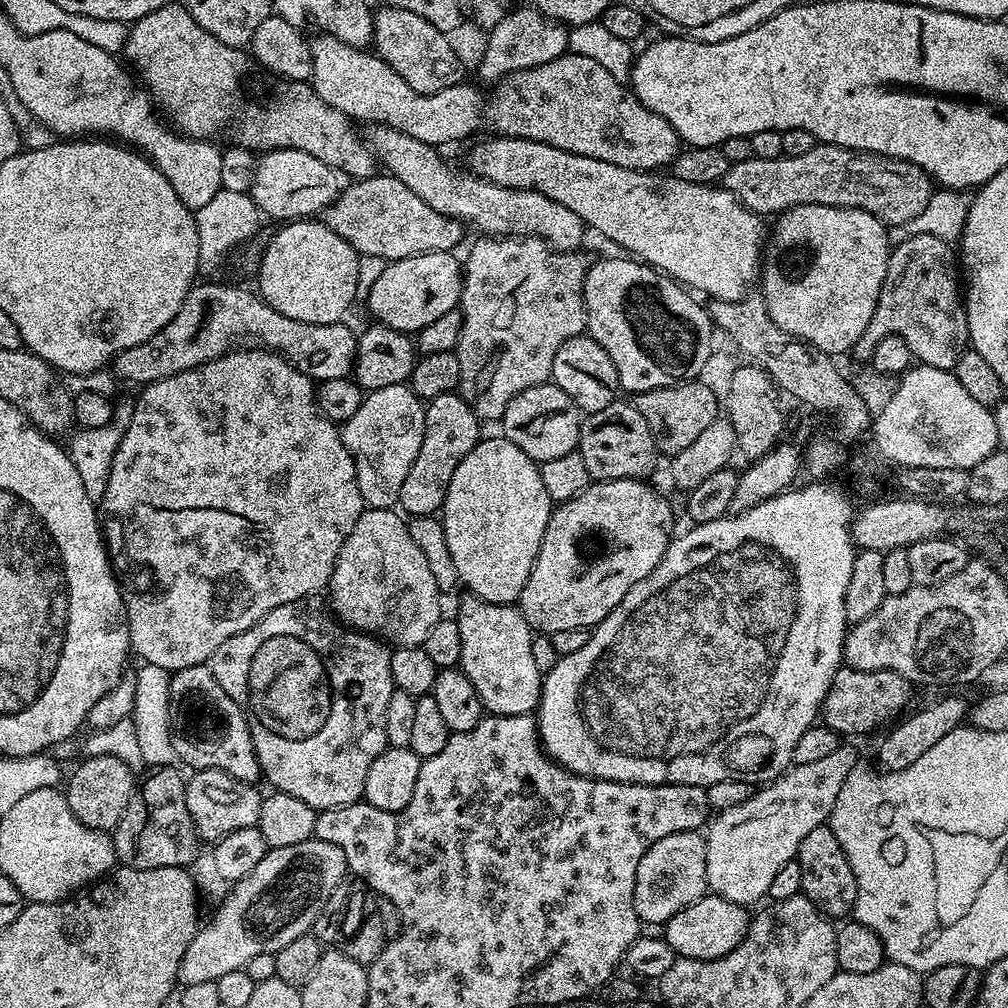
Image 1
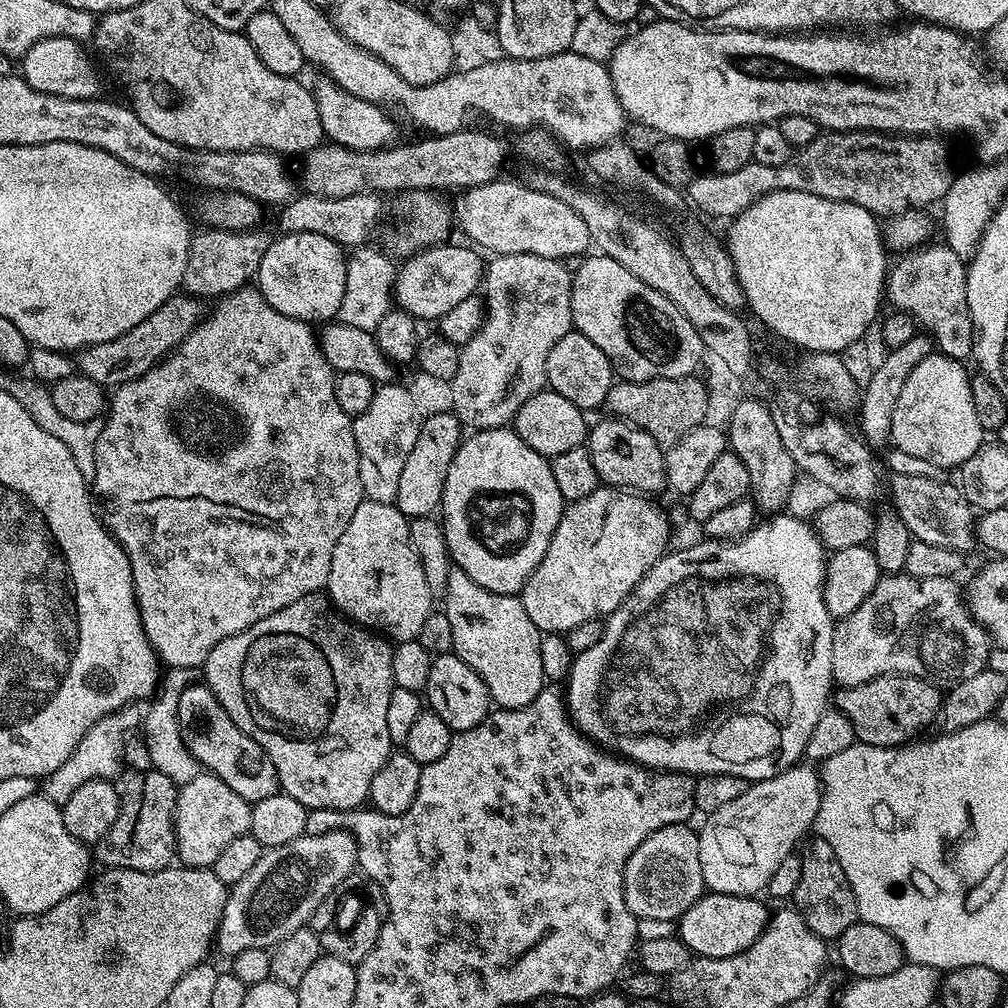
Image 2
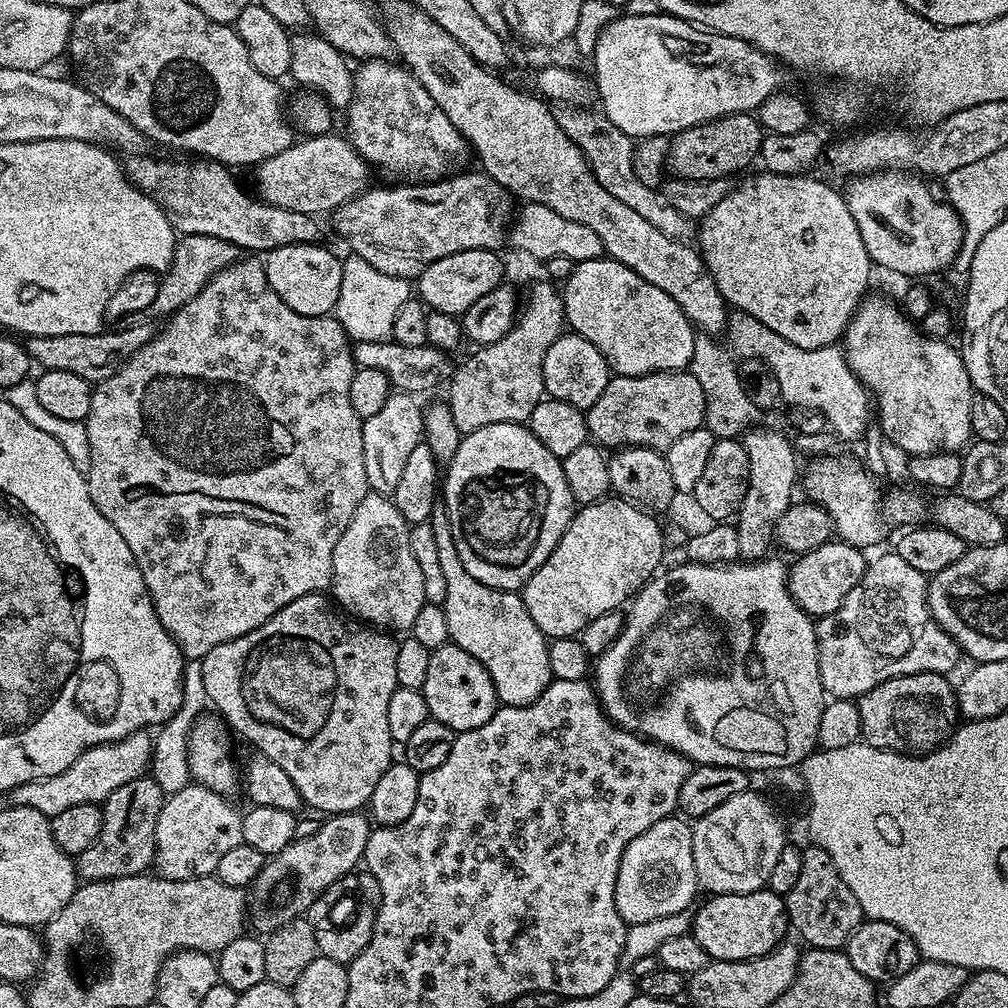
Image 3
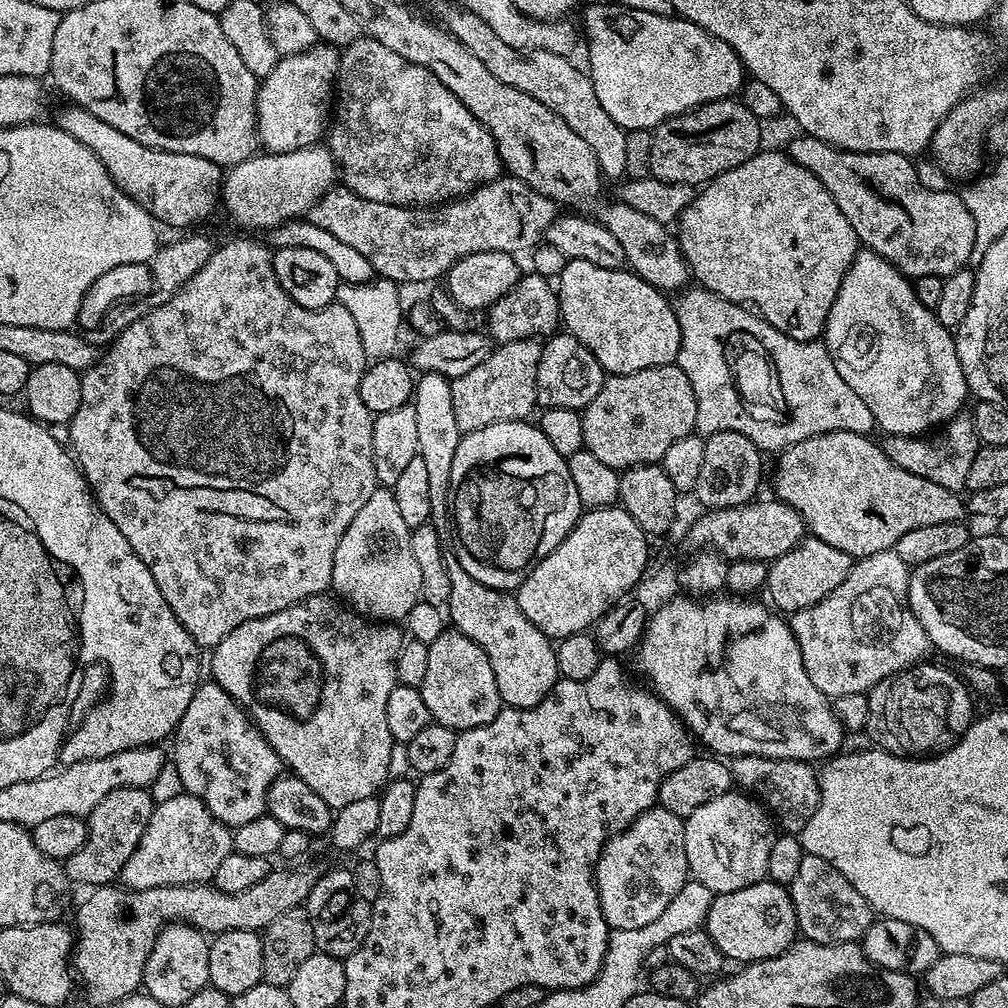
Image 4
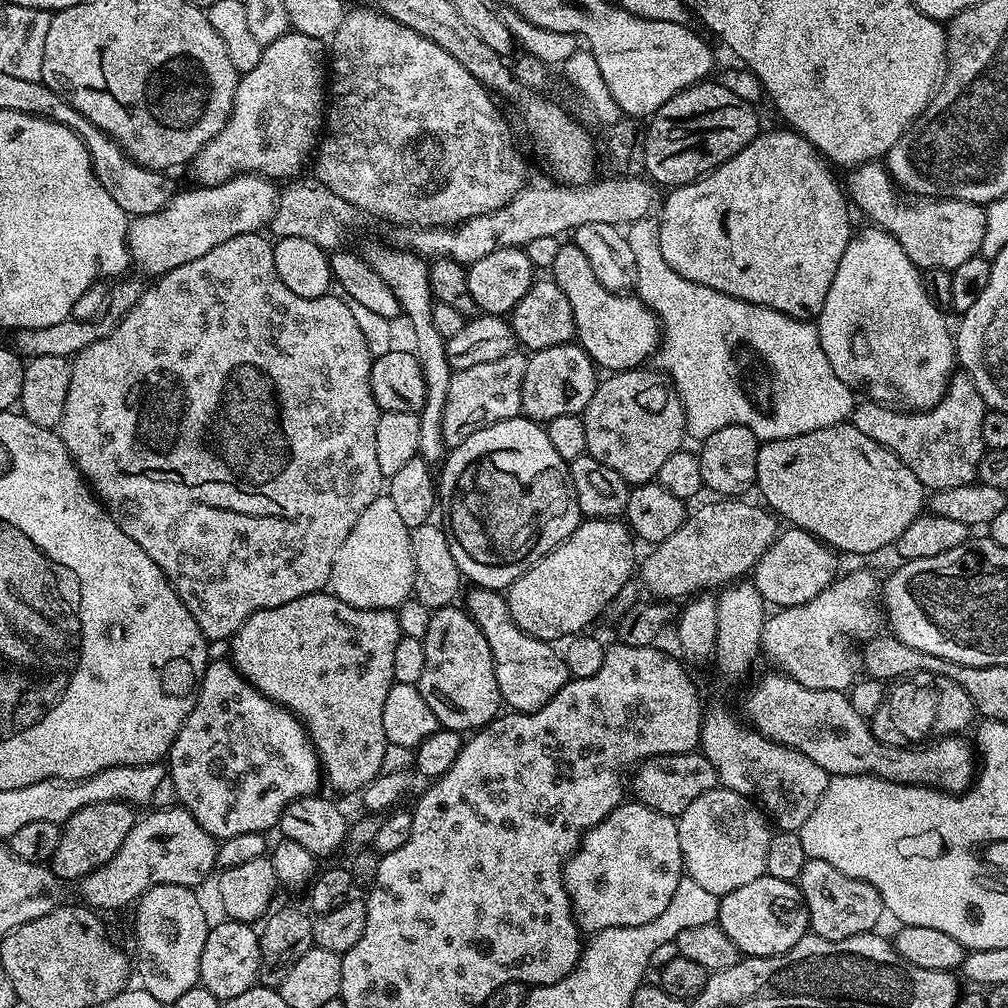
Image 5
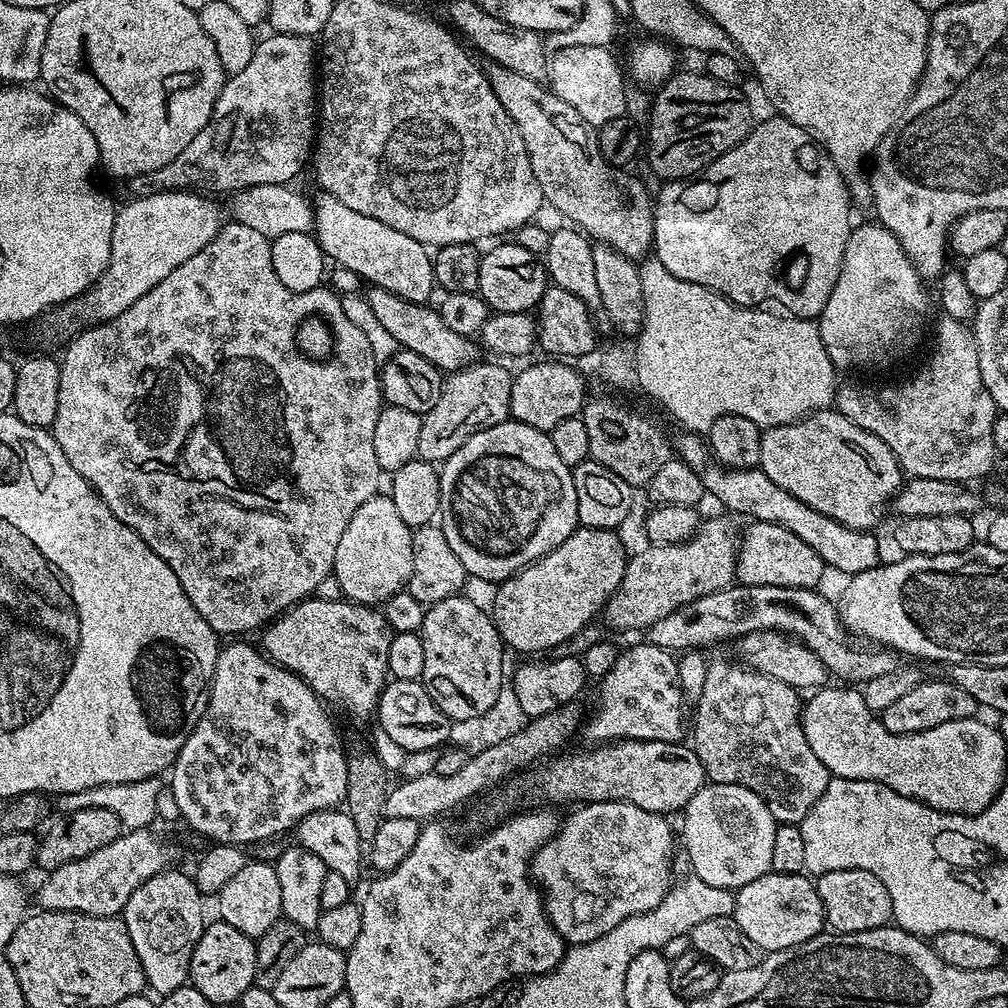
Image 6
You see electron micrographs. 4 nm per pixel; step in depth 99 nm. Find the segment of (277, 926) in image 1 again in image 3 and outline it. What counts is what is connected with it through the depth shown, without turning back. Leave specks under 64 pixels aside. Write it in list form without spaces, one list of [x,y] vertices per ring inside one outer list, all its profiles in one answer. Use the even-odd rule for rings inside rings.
[[[363,811],[329,815],[320,828],[310,834],[310,838],[295,839],[286,846],[286,850],[265,859],[264,869],[246,892],[249,911],[246,920],[253,933],[267,934],[286,926],[286,922],[301,919],[310,902],[314,902],[326,886],[357,871],[364,858],[366,838],[370,838],[373,829],[364,815]]]

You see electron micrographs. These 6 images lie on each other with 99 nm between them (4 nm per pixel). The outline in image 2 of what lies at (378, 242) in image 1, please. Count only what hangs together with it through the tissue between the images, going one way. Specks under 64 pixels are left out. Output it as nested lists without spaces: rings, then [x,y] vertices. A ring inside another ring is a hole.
[[[375,192],[366,194],[350,194],[346,198],[326,198],[300,194],[291,202],[283,205],[276,216],[276,232],[288,236],[291,232],[306,234],[322,234],[322,238],[330,238],[334,243],[351,250],[367,245],[376,228],[376,223],[384,216],[384,204]],[[257,226],[250,232],[228,232],[225,228],[206,231],[197,231],[192,237],[192,253],[186,262],[183,291],[197,298],[219,298],[251,285],[258,266],[262,266],[262,257],[266,255],[266,250],[270,250],[273,233],[268,233],[264,226]]]

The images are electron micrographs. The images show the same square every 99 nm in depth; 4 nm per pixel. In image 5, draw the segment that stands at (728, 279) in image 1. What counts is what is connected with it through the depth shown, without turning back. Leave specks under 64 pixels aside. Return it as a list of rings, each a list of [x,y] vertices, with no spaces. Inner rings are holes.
[[[240,175],[212,187],[192,186],[189,192],[177,191],[172,199],[152,214],[135,217],[128,225],[128,255],[131,263],[159,278],[164,273],[202,258],[214,246],[238,238],[238,234],[260,232],[271,225],[278,188],[263,175]]]

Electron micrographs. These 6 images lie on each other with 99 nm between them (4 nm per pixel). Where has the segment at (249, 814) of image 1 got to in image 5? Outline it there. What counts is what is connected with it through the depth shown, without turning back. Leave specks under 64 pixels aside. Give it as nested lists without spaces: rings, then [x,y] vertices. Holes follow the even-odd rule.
[[[179,806],[158,808],[149,813],[137,819],[130,834],[126,834],[126,842],[122,842],[122,850],[118,850],[110,862],[98,866],[98,870],[79,881],[79,899],[87,907],[101,913],[112,912],[127,904],[128,907],[135,905],[141,894],[159,884],[196,888],[208,875],[213,875],[218,842],[198,826],[194,814]]]

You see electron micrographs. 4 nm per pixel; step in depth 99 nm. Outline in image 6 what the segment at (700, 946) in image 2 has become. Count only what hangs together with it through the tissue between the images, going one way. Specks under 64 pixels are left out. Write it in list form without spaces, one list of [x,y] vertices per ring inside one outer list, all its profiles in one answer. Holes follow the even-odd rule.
[[[767,872],[762,878],[754,878],[746,886],[735,889],[736,905],[732,911],[732,919],[742,926],[742,930],[753,942],[763,948],[765,953],[786,950],[790,946],[798,946],[810,938],[821,935],[825,931],[824,911],[822,910],[822,898],[818,898],[818,890],[815,883],[804,874],[778,874]]]

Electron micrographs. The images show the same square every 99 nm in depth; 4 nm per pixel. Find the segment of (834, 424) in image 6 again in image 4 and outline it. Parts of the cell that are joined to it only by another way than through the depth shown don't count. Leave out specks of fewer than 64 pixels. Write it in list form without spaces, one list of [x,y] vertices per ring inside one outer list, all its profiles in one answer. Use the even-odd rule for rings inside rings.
[[[828,432],[790,445],[777,459],[780,461],[776,464],[775,499],[794,506],[802,514],[805,529],[815,539],[853,558],[893,551],[898,538],[909,530],[965,519],[966,504],[960,492],[951,492],[946,486],[938,486],[938,482],[929,482],[927,478],[918,478],[918,474],[910,474],[910,470],[902,470],[872,439],[871,435],[862,433]]]

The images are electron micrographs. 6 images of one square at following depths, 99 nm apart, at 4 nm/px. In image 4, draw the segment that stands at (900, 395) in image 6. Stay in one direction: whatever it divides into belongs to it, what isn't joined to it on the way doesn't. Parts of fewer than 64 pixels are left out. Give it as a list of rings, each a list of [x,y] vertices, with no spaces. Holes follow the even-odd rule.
[[[968,414],[949,420],[939,434],[888,436],[885,441],[882,444],[884,453],[895,464],[902,466],[902,470],[910,470],[910,474],[918,474],[918,478],[927,478],[929,482],[938,482],[938,486],[946,486],[946,490],[951,492],[967,489],[966,478],[970,475],[970,466],[982,447],[974,430],[974,422]],[[940,434],[941,436],[936,436]]]

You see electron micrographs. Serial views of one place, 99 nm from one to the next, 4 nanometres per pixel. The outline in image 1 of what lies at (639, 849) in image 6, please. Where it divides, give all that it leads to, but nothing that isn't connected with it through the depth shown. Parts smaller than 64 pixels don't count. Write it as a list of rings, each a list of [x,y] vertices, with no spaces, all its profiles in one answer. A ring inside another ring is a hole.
[[[699,831],[675,832],[650,846],[646,854],[642,854],[642,862],[638,862],[638,874],[634,878],[634,910],[641,921],[667,924],[678,910],[686,910],[694,902],[698,902],[709,891],[706,878],[706,839]]]

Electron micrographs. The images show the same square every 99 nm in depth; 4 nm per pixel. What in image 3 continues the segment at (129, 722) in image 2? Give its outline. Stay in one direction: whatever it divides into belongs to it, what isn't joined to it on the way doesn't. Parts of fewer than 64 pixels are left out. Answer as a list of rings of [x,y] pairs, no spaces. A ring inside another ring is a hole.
[[[141,730],[121,740],[87,748],[82,754],[78,754],[78,758],[74,758],[74,762],[70,762],[70,766],[66,766],[66,770],[62,770],[62,774],[38,778],[12,789],[11,803],[30,806],[49,818],[62,814],[62,810],[70,810],[70,806],[75,804],[103,805],[104,799],[114,794],[118,786],[126,786],[126,782],[134,782],[134,778],[149,771],[153,739],[151,731]]]

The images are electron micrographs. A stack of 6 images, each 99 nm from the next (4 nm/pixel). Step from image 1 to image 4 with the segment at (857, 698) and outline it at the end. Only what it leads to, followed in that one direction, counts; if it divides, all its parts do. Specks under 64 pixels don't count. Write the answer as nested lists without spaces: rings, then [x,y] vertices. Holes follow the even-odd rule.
[[[921,662],[903,668],[878,682],[866,694],[869,717],[866,718],[866,735],[875,747],[896,756],[927,758],[939,756],[966,734],[971,726],[973,693],[955,671],[940,664]]]

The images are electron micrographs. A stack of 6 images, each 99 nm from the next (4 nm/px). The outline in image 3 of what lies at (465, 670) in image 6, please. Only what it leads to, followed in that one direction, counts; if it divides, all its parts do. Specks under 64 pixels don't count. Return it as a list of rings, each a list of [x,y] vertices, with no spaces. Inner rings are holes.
[[[451,642],[431,649],[430,667],[426,669],[426,682],[422,689],[431,719],[450,726],[452,731],[474,730],[496,713],[498,701],[490,674],[474,654],[466,654],[462,646]]]

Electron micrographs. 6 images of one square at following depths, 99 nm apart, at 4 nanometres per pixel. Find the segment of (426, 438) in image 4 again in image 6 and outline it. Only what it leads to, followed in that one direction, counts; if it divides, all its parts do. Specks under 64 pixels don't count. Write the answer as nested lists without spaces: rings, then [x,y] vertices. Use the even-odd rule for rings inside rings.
[[[321,191],[320,197],[314,200],[314,235],[333,265],[345,268],[363,278],[373,288],[390,290],[398,298],[406,298],[406,302],[415,304],[428,304],[431,301],[432,288],[437,287],[436,279],[432,273],[433,253],[425,244],[410,238],[410,234],[402,234],[398,230],[386,226],[386,222],[378,222],[378,218],[366,218],[366,214],[358,214],[358,210],[350,210],[346,202],[338,202],[329,192]]]

